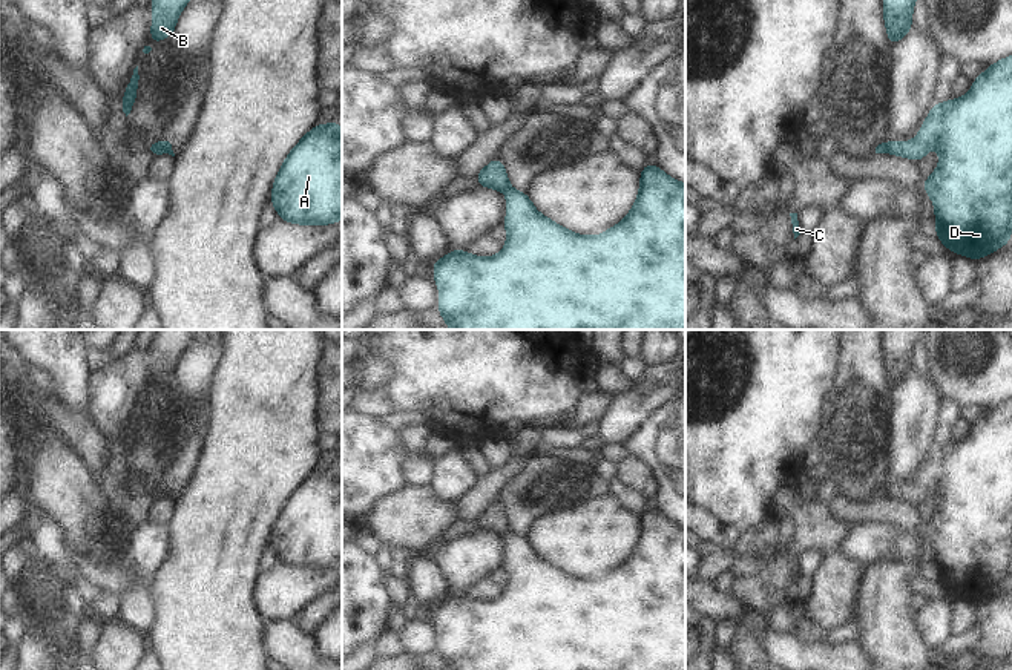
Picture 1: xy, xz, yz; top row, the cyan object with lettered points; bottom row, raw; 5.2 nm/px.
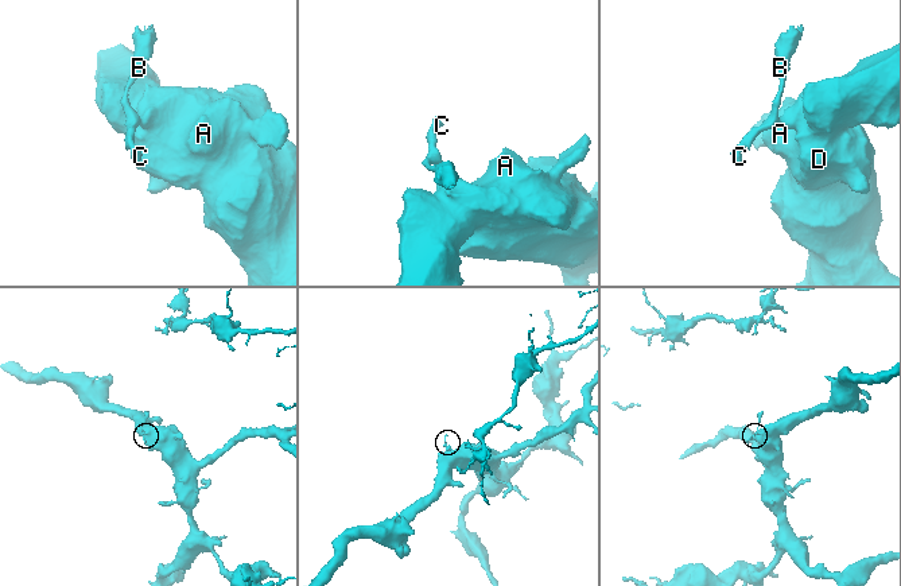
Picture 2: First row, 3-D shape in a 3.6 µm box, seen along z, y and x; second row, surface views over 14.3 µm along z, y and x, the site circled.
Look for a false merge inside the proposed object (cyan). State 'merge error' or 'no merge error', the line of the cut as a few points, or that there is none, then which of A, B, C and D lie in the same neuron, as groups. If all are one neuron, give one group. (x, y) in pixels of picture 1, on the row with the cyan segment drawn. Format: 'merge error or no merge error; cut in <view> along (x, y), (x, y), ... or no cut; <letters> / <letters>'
merge error; cut in xz along (509, 187), (503, 190); A D / B C

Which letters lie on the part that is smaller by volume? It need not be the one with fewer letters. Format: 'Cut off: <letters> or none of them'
Cut off: B, C

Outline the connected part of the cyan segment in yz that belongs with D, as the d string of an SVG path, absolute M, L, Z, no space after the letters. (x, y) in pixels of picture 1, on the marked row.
M1012 55L989 66L972 81L966 97L934 103L915 140L888 141L888 153L920 161L935 146L940 163L935 172L923 179L923 190L935 205L935 232L941 244L954 253L980 259L1004 247L1012 236Z

